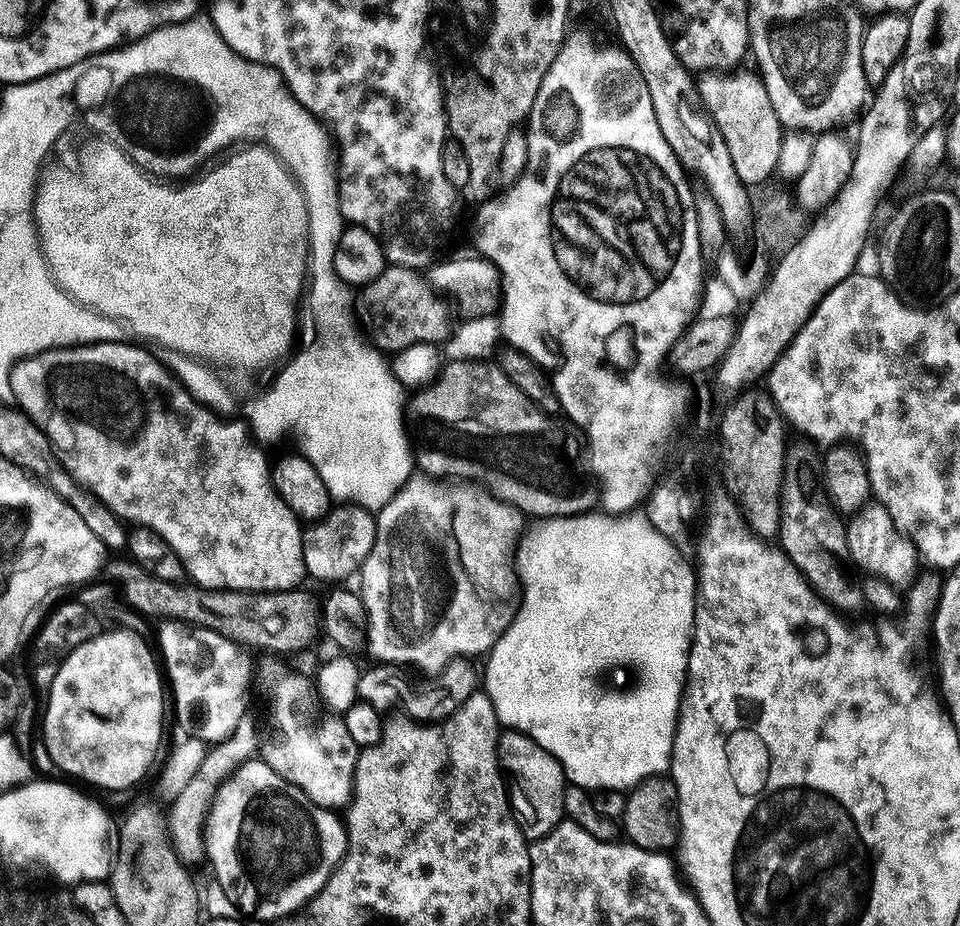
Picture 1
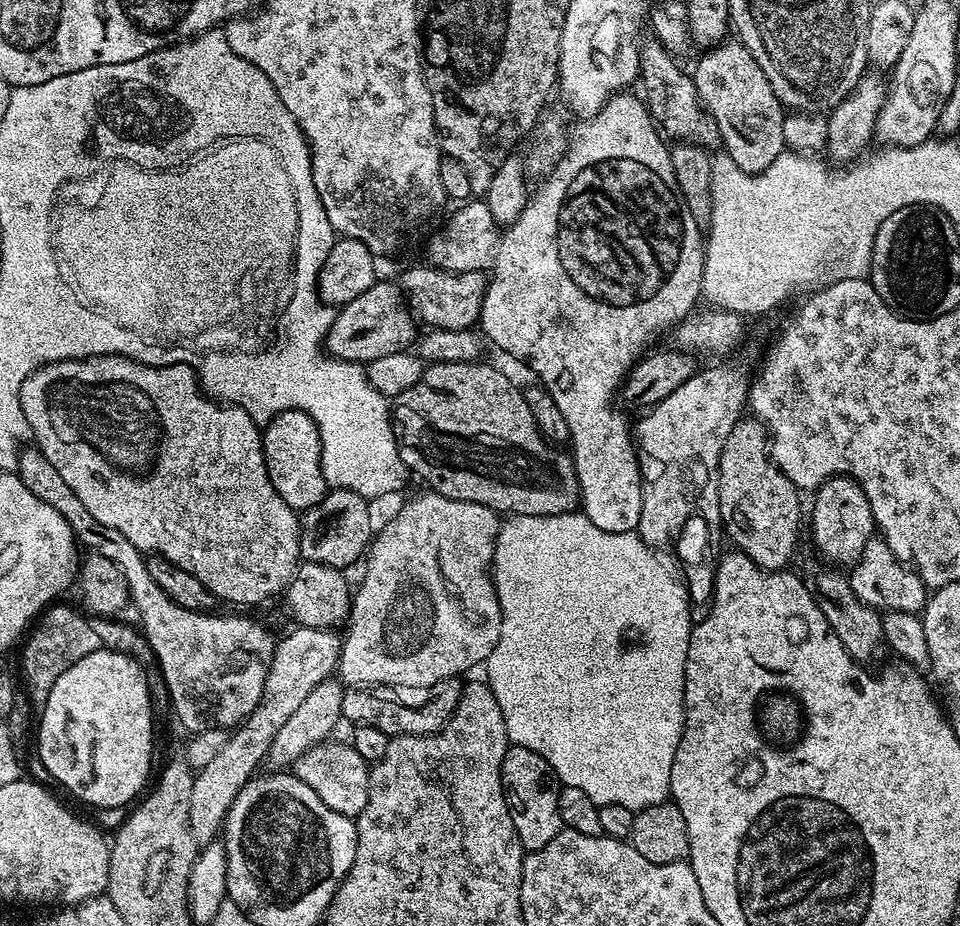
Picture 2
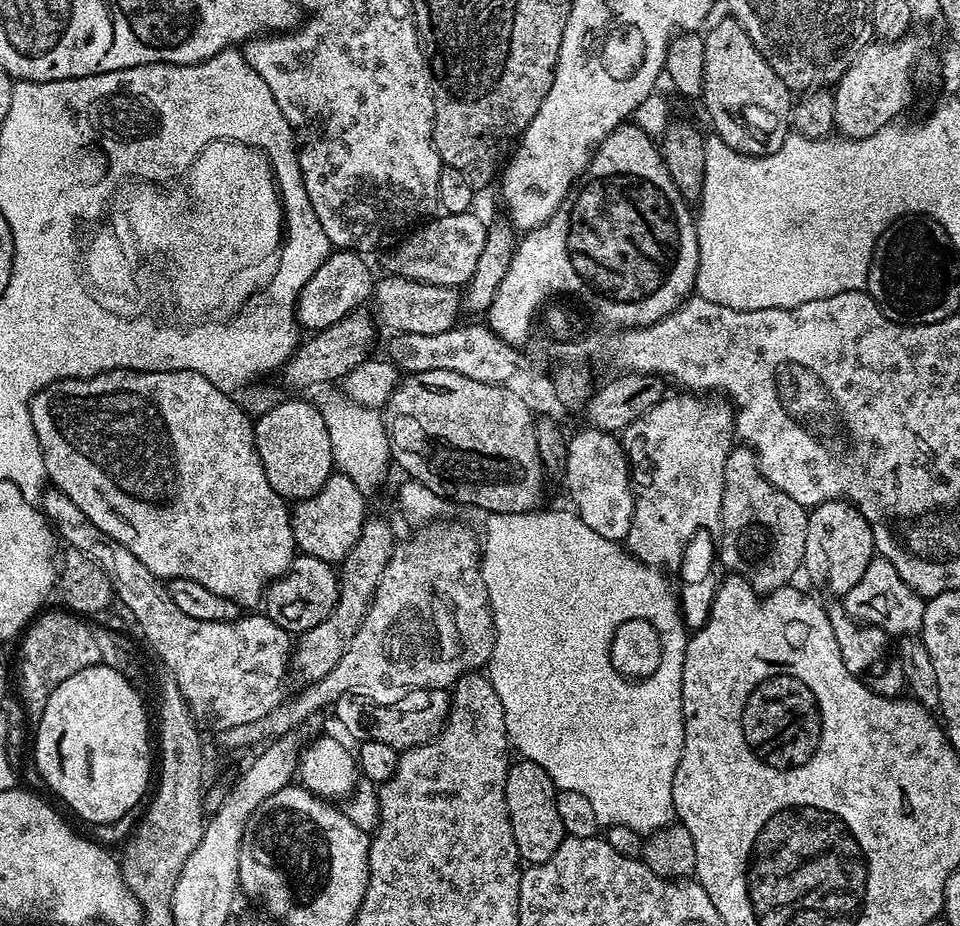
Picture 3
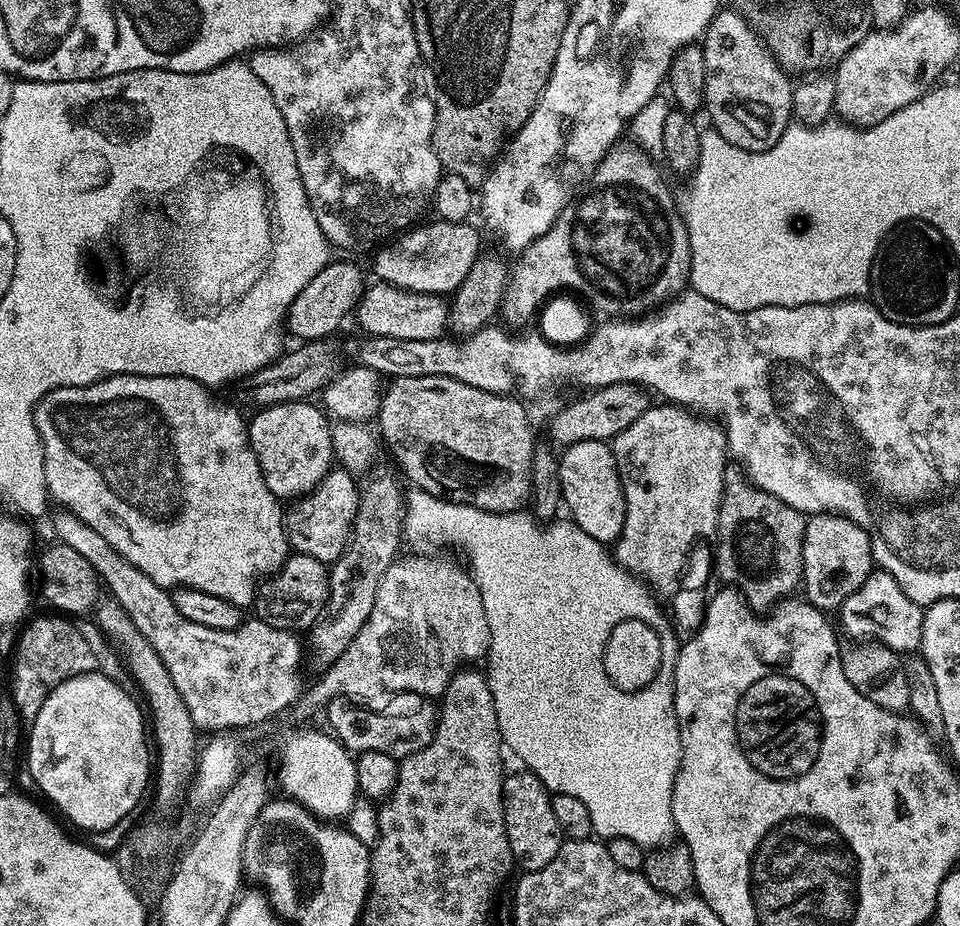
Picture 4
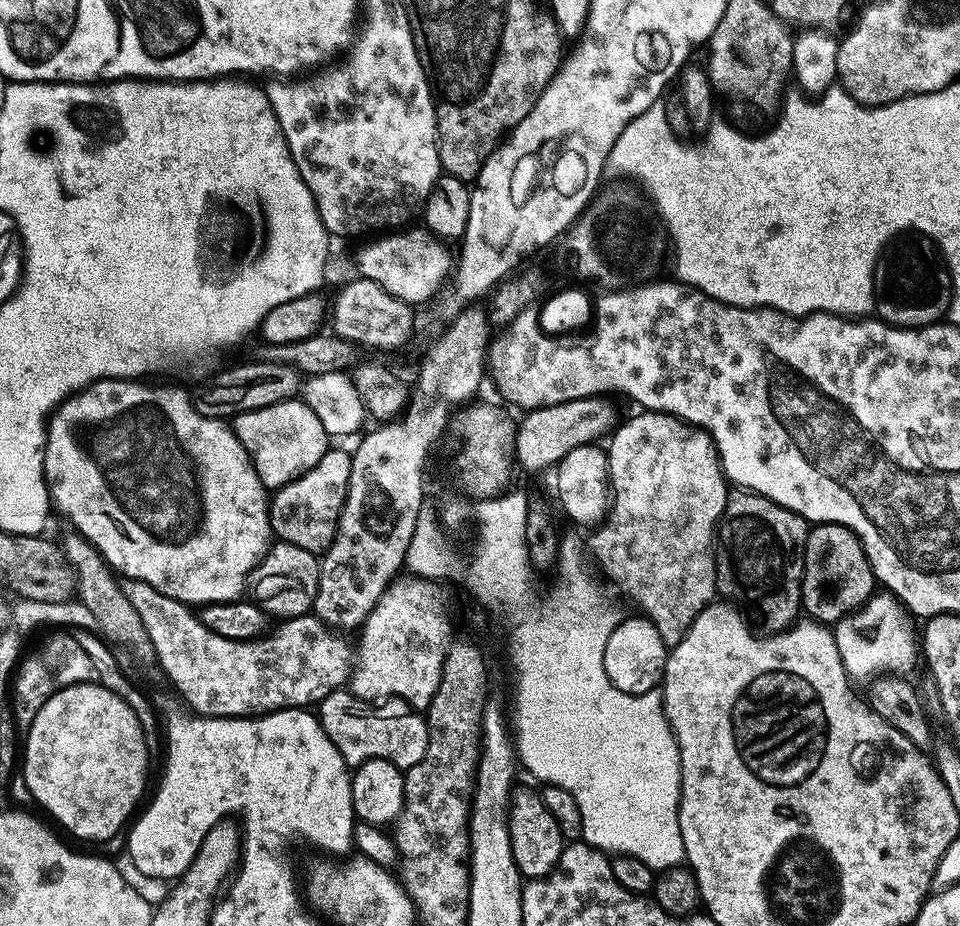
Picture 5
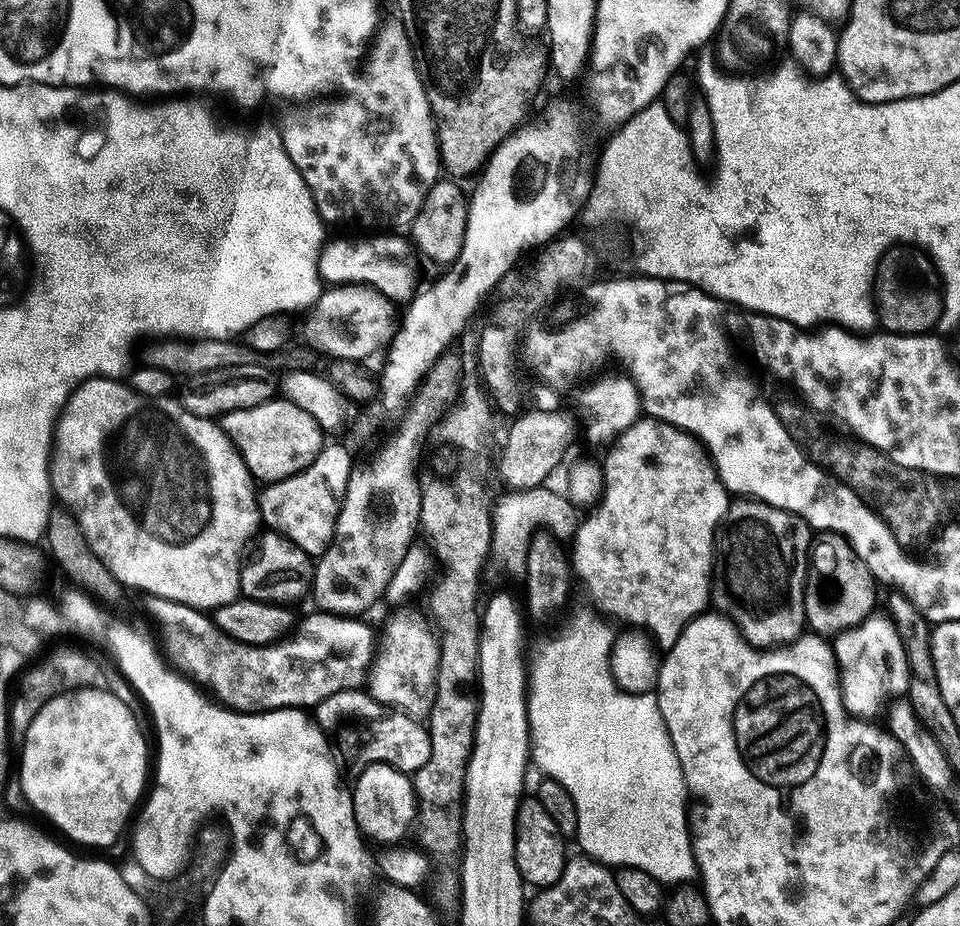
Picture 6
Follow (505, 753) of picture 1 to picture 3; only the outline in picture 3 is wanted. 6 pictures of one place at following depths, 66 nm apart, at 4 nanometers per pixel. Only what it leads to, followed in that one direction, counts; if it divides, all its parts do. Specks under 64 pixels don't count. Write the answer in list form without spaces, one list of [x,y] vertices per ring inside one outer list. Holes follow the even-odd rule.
[[[520,758],[517,761],[517,764],[515,761],[508,769],[506,806],[510,814],[510,826],[514,830],[514,846],[518,846],[521,861],[525,865],[531,866],[546,862],[546,858],[550,858],[550,854],[554,854],[554,850],[558,850],[558,846],[563,842],[566,833],[562,826],[562,818],[558,818],[558,806],[556,805],[558,789],[555,782],[550,778],[550,774],[546,774],[546,770],[542,770],[542,766],[538,766],[529,760]]]

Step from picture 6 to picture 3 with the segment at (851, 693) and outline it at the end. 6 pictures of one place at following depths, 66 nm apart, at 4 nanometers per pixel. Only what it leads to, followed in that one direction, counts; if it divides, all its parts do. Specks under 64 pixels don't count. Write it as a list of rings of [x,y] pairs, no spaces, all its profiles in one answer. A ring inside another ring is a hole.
[[[873,558],[870,566],[866,566],[866,574],[858,578],[858,586],[854,586],[854,590],[850,590],[842,598],[842,603],[857,624],[881,628],[893,638],[904,638],[920,632],[926,600],[904,581],[902,574],[894,570],[889,560]]]

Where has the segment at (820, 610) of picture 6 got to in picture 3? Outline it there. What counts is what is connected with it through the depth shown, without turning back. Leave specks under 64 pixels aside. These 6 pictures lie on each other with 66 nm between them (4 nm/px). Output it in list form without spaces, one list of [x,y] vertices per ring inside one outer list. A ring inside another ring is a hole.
[[[847,499],[824,500],[809,511],[802,568],[805,573],[808,571],[817,593],[825,592],[832,596],[828,598],[843,598],[850,590],[854,590],[854,586],[858,586],[858,578],[866,574],[866,566],[870,566],[875,552],[872,527],[855,504]]]

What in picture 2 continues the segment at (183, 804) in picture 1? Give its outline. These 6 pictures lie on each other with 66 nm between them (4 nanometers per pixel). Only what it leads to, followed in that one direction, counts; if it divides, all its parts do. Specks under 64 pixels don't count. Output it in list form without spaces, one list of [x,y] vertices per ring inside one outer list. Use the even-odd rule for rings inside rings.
[[[299,626],[293,629],[289,636],[276,640],[270,670],[266,674],[266,686],[258,706],[254,706],[247,720],[229,735],[226,746],[222,746],[222,750],[218,750],[218,754],[214,754],[214,758],[210,758],[210,762],[206,762],[206,766],[199,768],[193,775],[188,821],[197,845],[213,843],[225,823],[234,798],[242,786],[257,775],[256,767],[265,761],[278,730],[309,697],[310,692],[337,671],[342,643],[339,631]]]

